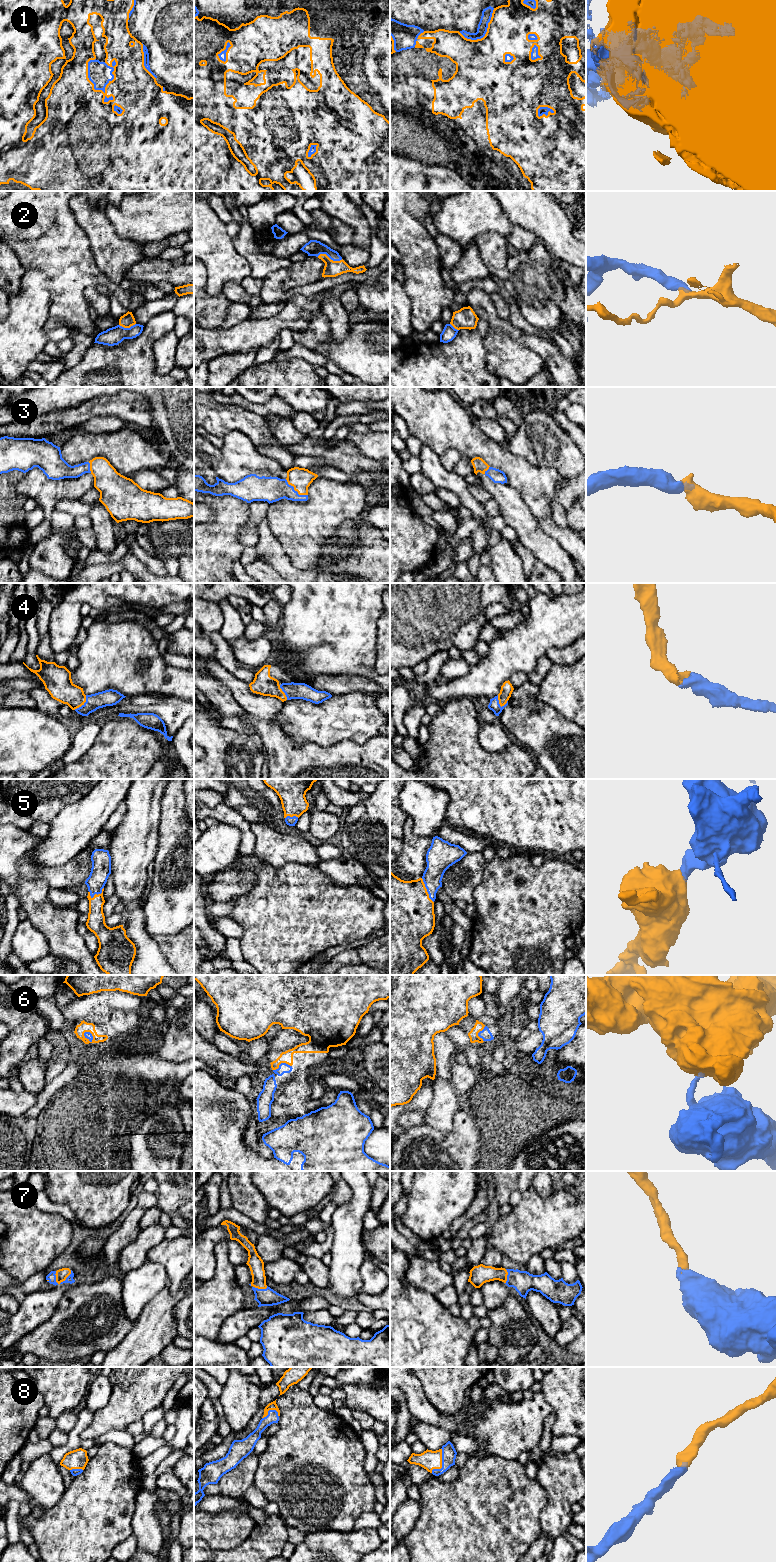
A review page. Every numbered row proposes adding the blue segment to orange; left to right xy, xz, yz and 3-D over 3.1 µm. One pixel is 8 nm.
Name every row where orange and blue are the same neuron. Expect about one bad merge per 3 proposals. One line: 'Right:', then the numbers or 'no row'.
Right: 1, 2, 3, 4, 5, 6, 7, 8

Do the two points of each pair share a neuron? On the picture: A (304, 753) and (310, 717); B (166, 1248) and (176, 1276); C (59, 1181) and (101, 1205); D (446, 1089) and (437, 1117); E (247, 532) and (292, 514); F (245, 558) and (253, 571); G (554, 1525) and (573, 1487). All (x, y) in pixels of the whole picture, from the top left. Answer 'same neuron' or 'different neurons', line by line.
A: different neurons
B: same neuron
C: same neuron
D: same neuron
E: different neurons
F: different neurons
G: same neuron

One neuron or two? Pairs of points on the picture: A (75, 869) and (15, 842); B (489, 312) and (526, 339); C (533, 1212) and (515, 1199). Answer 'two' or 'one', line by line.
A: one
B: one
C: two

